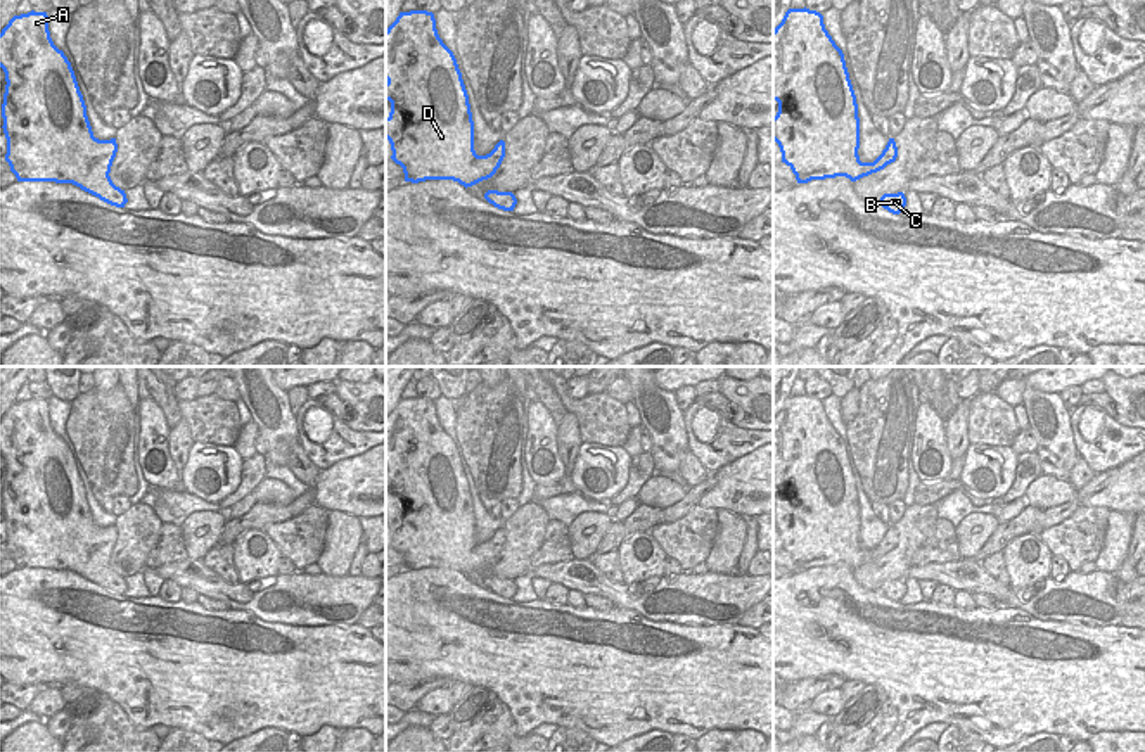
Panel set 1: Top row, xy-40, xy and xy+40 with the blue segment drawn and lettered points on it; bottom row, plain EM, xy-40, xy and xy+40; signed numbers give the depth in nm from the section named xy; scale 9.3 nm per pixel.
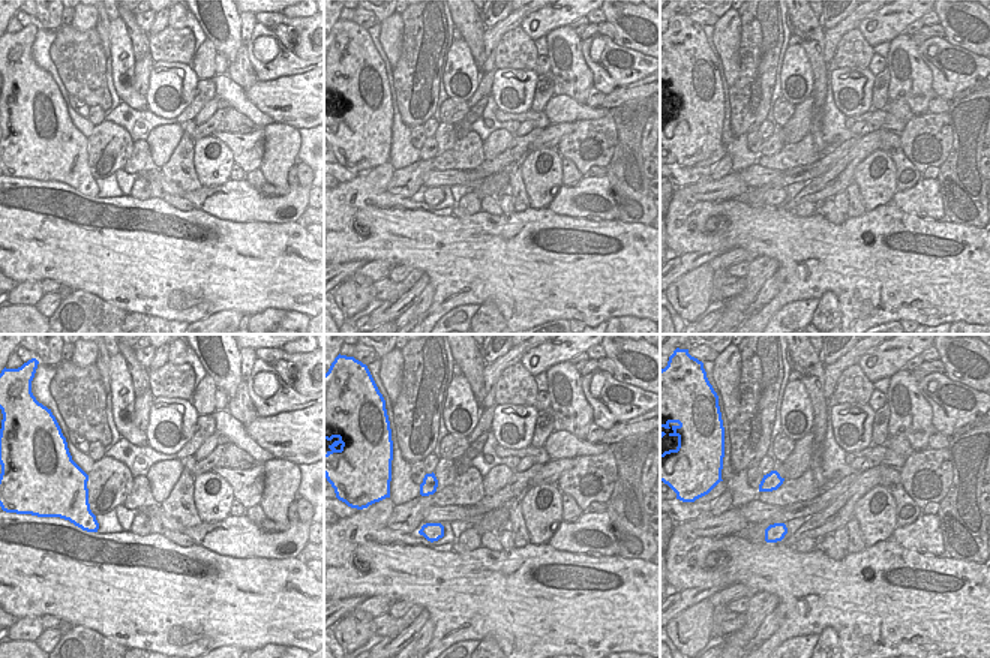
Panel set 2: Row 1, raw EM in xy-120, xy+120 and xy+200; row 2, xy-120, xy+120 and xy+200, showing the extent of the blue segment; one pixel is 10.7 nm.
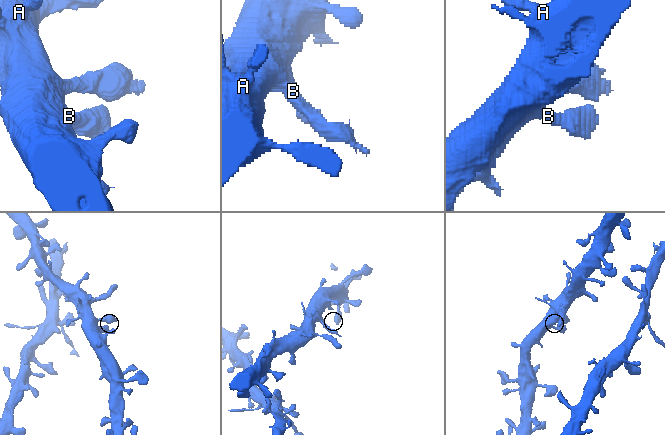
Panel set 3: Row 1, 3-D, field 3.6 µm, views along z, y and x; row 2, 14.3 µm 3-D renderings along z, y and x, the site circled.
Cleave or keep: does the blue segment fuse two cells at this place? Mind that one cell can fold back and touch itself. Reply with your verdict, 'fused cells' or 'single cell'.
single cell

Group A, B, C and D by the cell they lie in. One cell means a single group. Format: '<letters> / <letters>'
A B C D

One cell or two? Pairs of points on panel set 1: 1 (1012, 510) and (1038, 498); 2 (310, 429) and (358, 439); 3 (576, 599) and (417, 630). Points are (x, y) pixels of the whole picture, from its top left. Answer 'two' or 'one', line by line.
1: one
2: one
3: two

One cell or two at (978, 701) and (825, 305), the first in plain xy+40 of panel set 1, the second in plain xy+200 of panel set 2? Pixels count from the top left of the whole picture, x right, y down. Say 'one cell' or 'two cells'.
two cells

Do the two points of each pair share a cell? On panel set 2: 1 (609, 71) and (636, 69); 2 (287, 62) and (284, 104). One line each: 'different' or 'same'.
1: same
2: different

